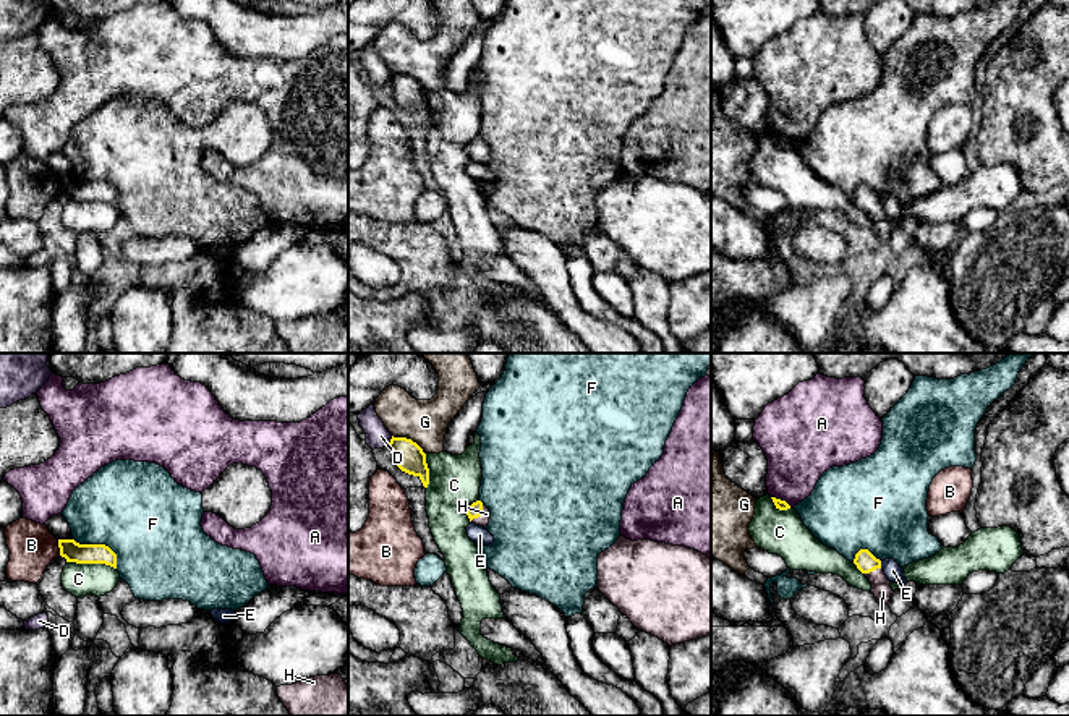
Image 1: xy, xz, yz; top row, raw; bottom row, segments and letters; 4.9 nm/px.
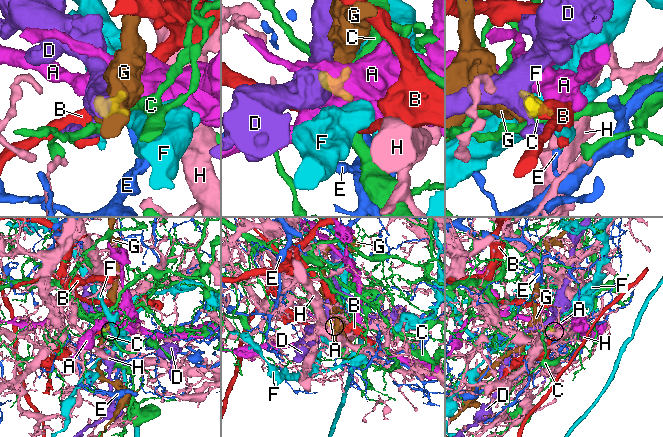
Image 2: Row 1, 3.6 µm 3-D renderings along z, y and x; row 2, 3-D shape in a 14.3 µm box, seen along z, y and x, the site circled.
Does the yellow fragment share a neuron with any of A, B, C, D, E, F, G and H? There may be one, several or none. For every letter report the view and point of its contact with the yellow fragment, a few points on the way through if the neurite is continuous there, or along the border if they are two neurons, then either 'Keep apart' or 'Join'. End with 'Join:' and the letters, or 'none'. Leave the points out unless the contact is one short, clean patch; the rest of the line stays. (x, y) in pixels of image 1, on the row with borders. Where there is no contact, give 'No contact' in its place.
A: Touches yellow at yz (781, 501). Boundary: yz (771, 496), (791, 506). Keep apart
B: Touches yellow at xy (59, 546). Boundary: xy (57, 540), (60, 554). Keep apart
C: Touches yellow at xy (91, 562). Keep apart
D: Touches yellow at xz (391, 441). Boundary: xz (392, 436), (386, 446). Keep apart
E: Touches yellow at yz (880, 564). Boundary: yz (880, 561), (881, 567). Keep apart
F: Touches yellow at xy (101, 545). Keep apart
G: Touches yellow at xz (410, 439). Keep apart
H: Touches yellow at xz (480, 514). Path across: xz (475, 511), (480, 514), (483, 520). Join
Join: H

